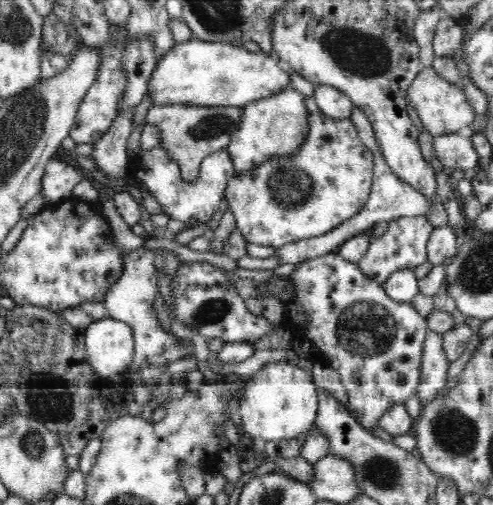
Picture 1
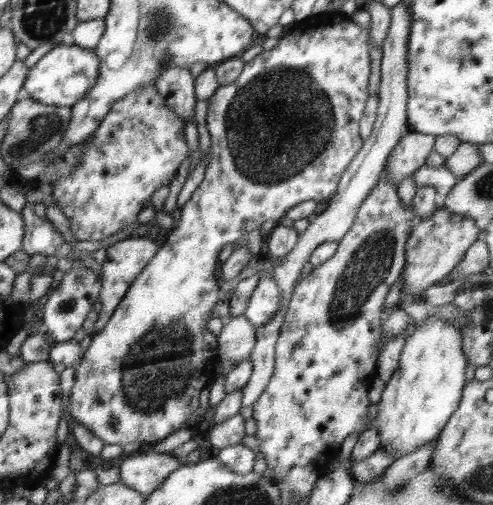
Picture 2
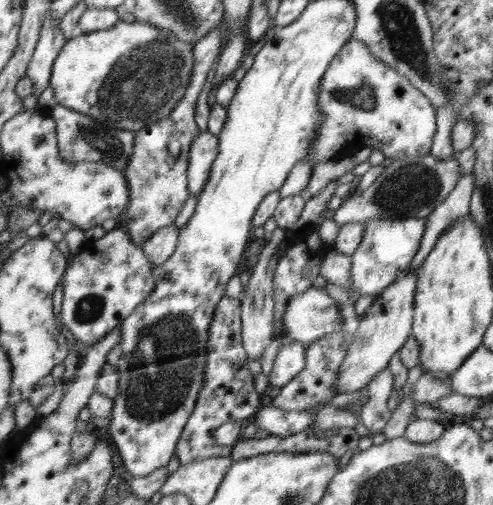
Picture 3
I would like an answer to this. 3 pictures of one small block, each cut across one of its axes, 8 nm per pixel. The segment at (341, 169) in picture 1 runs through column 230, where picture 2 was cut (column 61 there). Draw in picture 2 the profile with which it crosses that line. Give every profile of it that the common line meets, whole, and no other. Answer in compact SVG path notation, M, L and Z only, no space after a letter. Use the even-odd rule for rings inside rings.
M155 86L137 88L137 91L117 100L89 138L89 147L83 150L78 168L69 177L52 183L51 187L56 206L70 220L72 236L77 241L98 242L136 222L140 211L150 204L152 194L162 186L170 186L189 155L189 146L185 137L185 120L164 102Z

